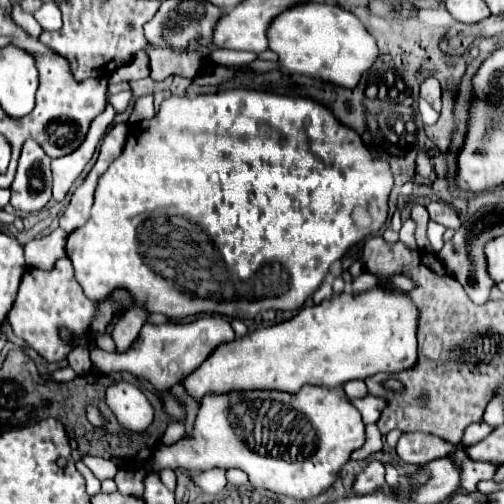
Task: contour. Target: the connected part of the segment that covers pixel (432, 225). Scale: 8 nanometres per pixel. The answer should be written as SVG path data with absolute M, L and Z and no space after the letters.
M430 220L428 223L427 228L428 238L436 254L438 254L442 247L444 246L443 235L446 229L447 228L445 226L434 221Z

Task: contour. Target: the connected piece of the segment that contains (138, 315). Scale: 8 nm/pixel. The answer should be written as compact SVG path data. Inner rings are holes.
M141 307L129 309L127 315L117 323L115 331L113 331L113 341L115 341L115 353L123 353L127 351L127 347L131 347L131 343L137 339L143 323L147 319L147 311Z

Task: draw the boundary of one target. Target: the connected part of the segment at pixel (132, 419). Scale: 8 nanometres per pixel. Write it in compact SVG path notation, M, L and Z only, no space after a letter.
M117 381L107 387L107 405L115 413L117 421L131 431L145 431L151 425L153 409L147 397L127 381Z

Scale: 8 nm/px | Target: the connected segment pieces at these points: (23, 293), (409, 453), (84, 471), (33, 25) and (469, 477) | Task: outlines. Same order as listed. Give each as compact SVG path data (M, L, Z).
M63 257L61 261L57 261L57 265L51 273L27 269L25 277L21 279L17 301L13 305L13 331L17 337L25 339L25 343L29 343L29 347L35 349L41 357L45 357L47 361L59 363L59 361L63 361L63 357L67 357L67 353L73 349L73 345L65 345L65 341L61 341L61 337L57 337L57 329L61 325L65 325L65 327L73 329L73 333L77 333L77 335L87 333L87 329L93 321L95 309L97 309L97 305L93 305L93 301L89 301L85 297L81 285L75 279L70 259Z
M403 433L395 451L401 457L401 461L423 467L435 459L447 457L455 449L457 447L453 443L447 443L441 437L433 437L425 433Z
M77 461L77 471L85 477L85 487L87 487L87 495L95 495L101 489L101 481L83 465L83 461Z
M15 5L11 11L13 11L13 13L11 13L11 15L13 15L13 17L11 17L13 23L19 25L27 35L31 35L31 37L35 37L35 39L41 35L43 29L39 27L39 23L35 21L33 15L29 15L29 13L21 13L21 7L19 7L19 5Z
M457 449L455 453L448 456L451 460L455 461L462 468L461 473L461 487L465 491L477 491L477 483L479 481L487 481L493 479L493 469L497 469L491 463L485 461L473 461L470 459L464 450Z

